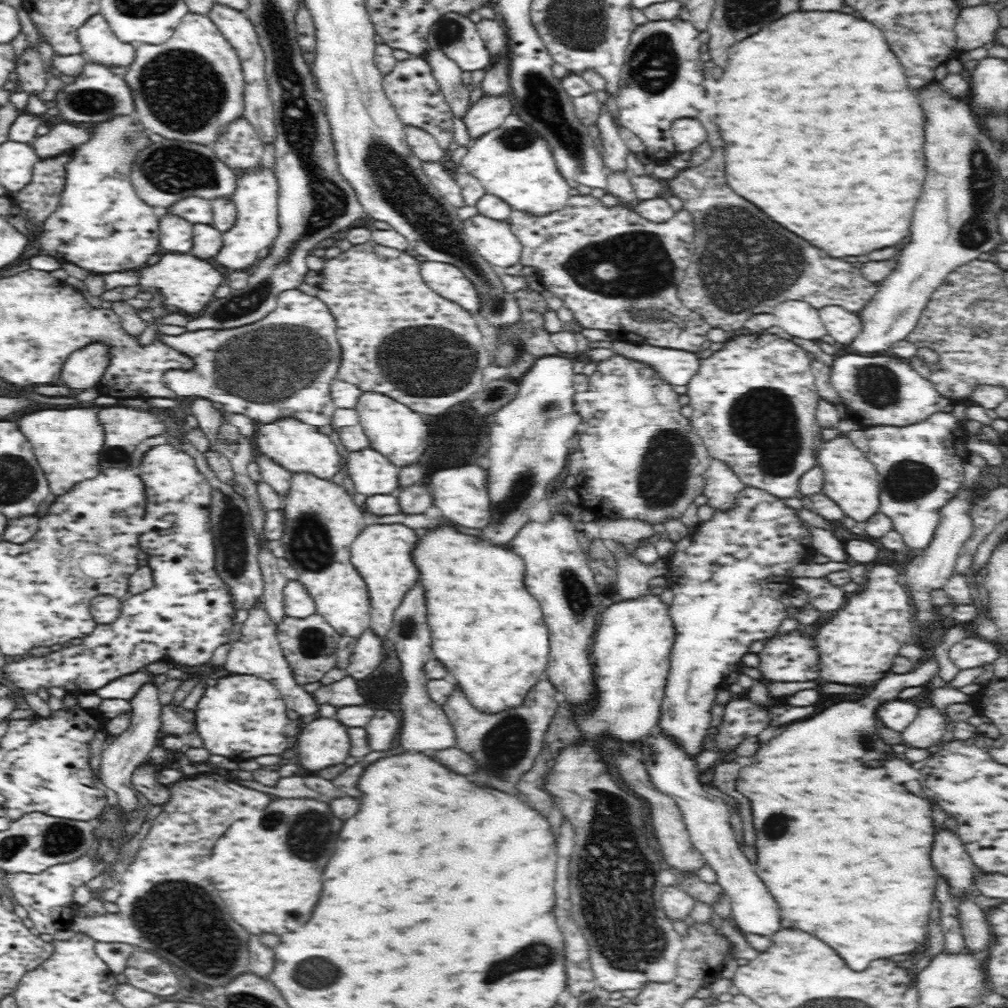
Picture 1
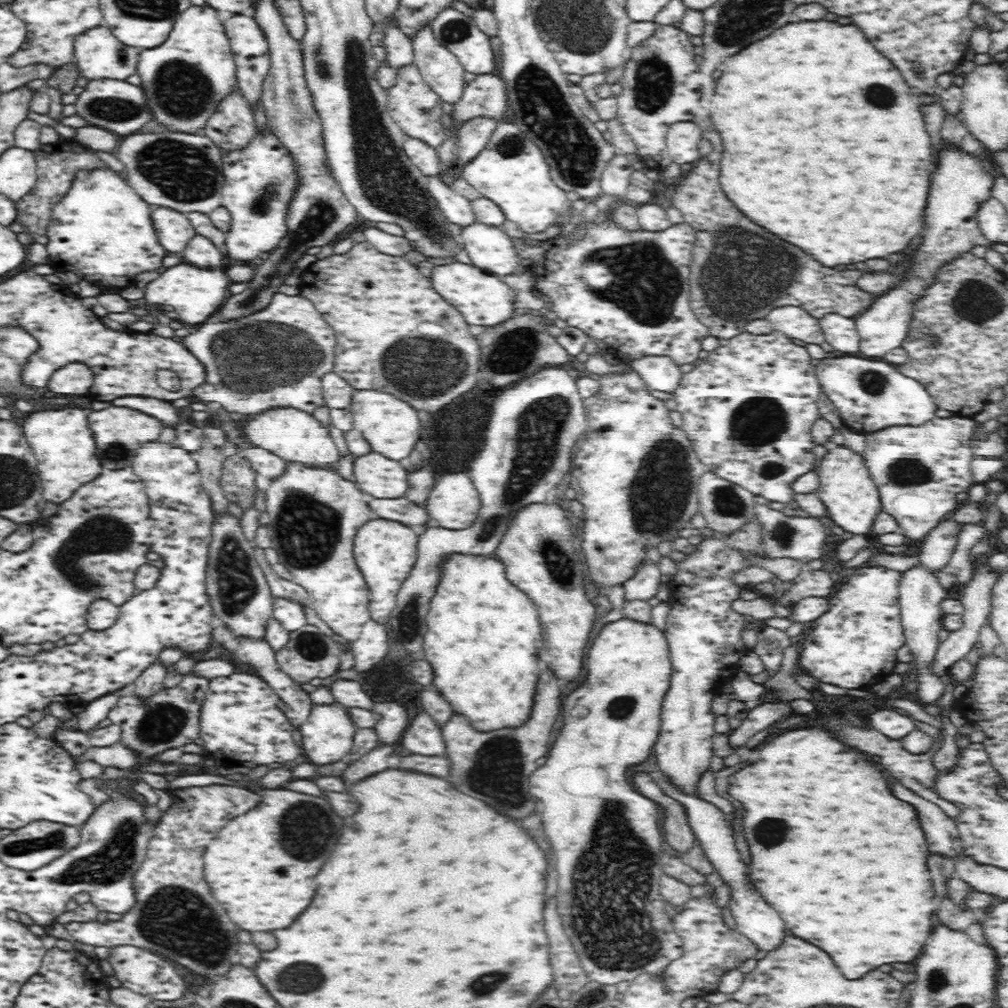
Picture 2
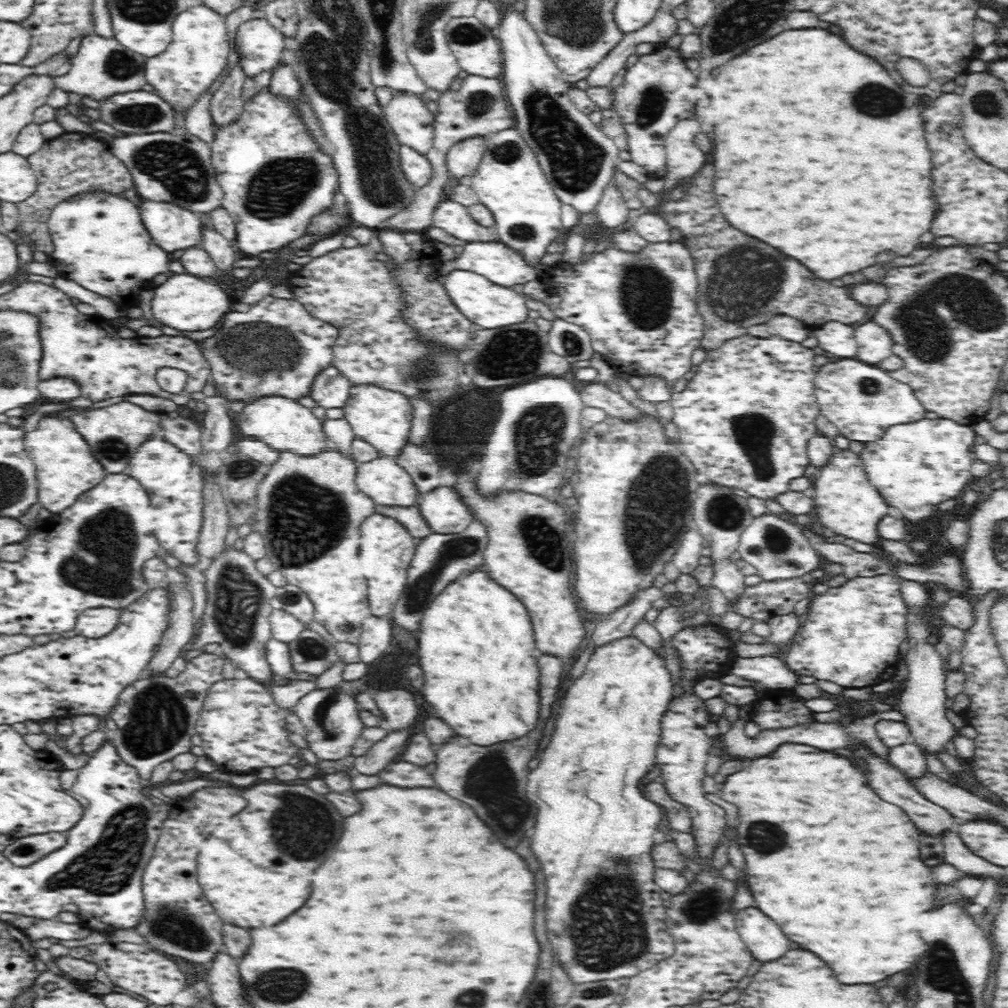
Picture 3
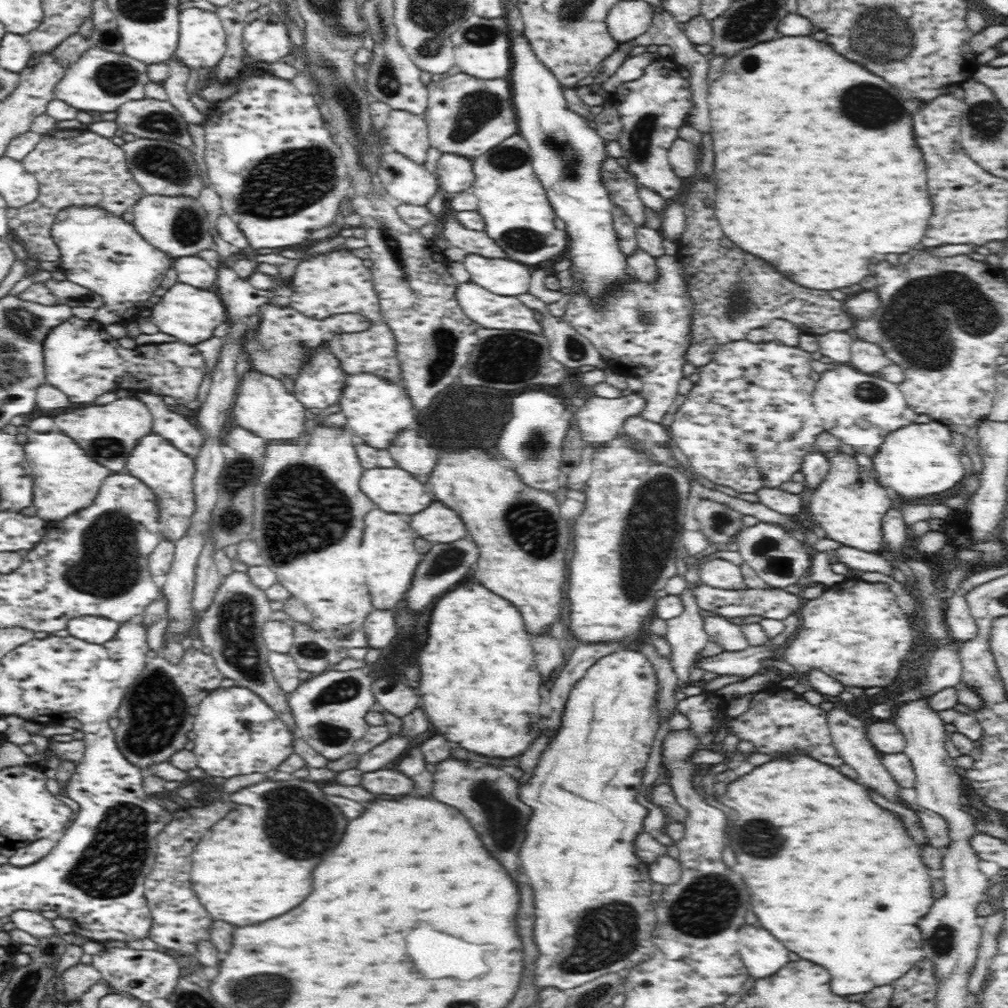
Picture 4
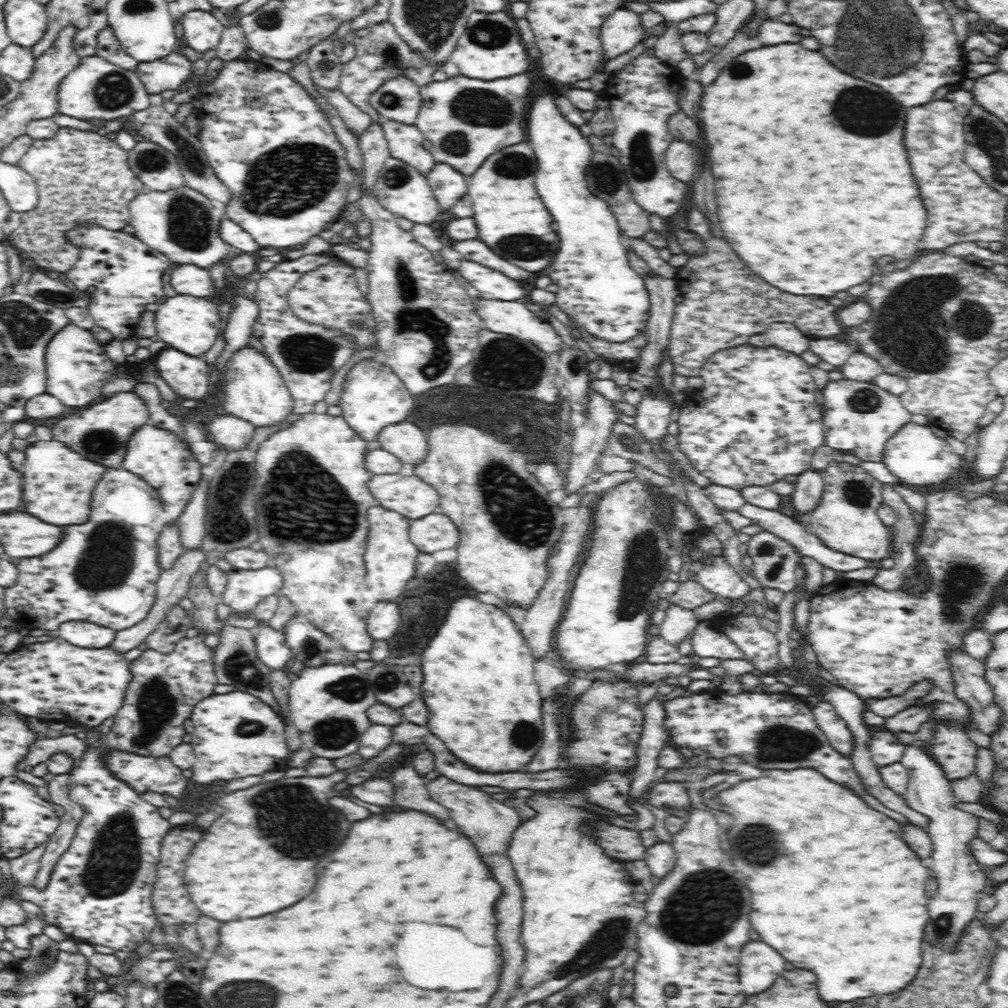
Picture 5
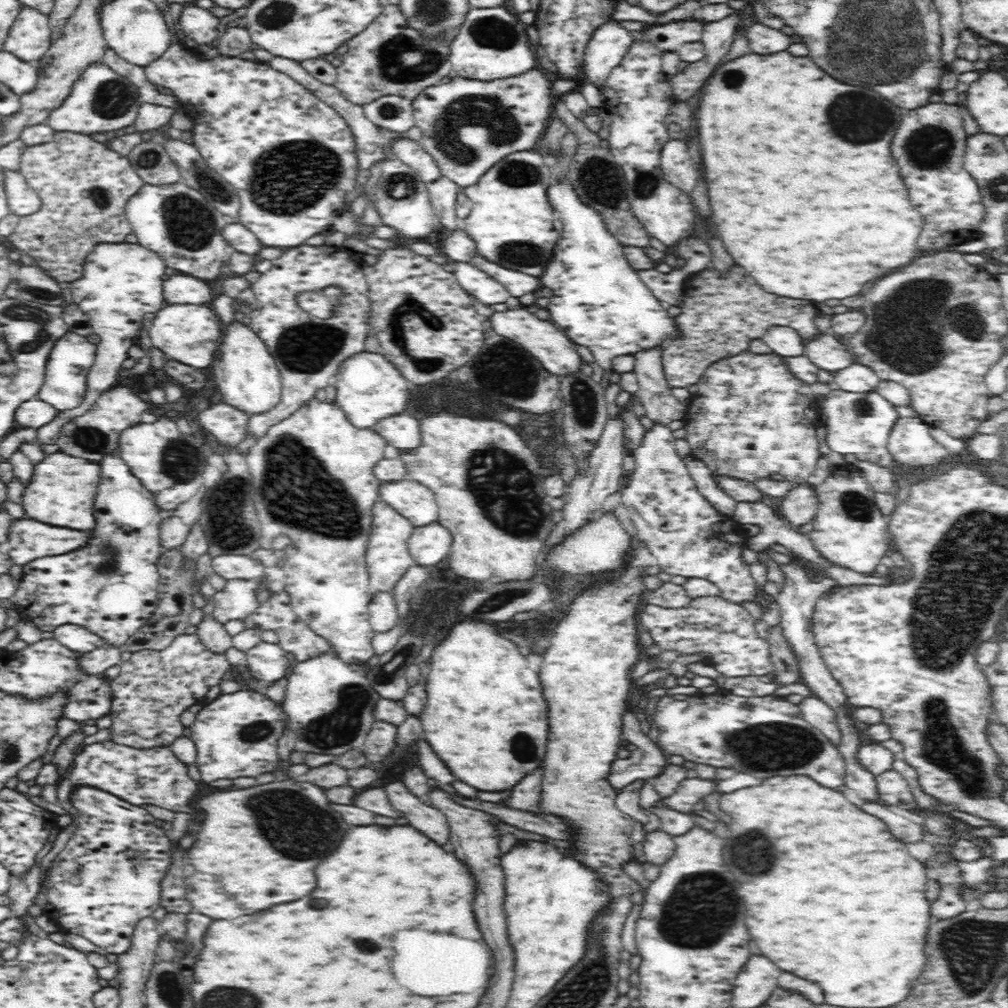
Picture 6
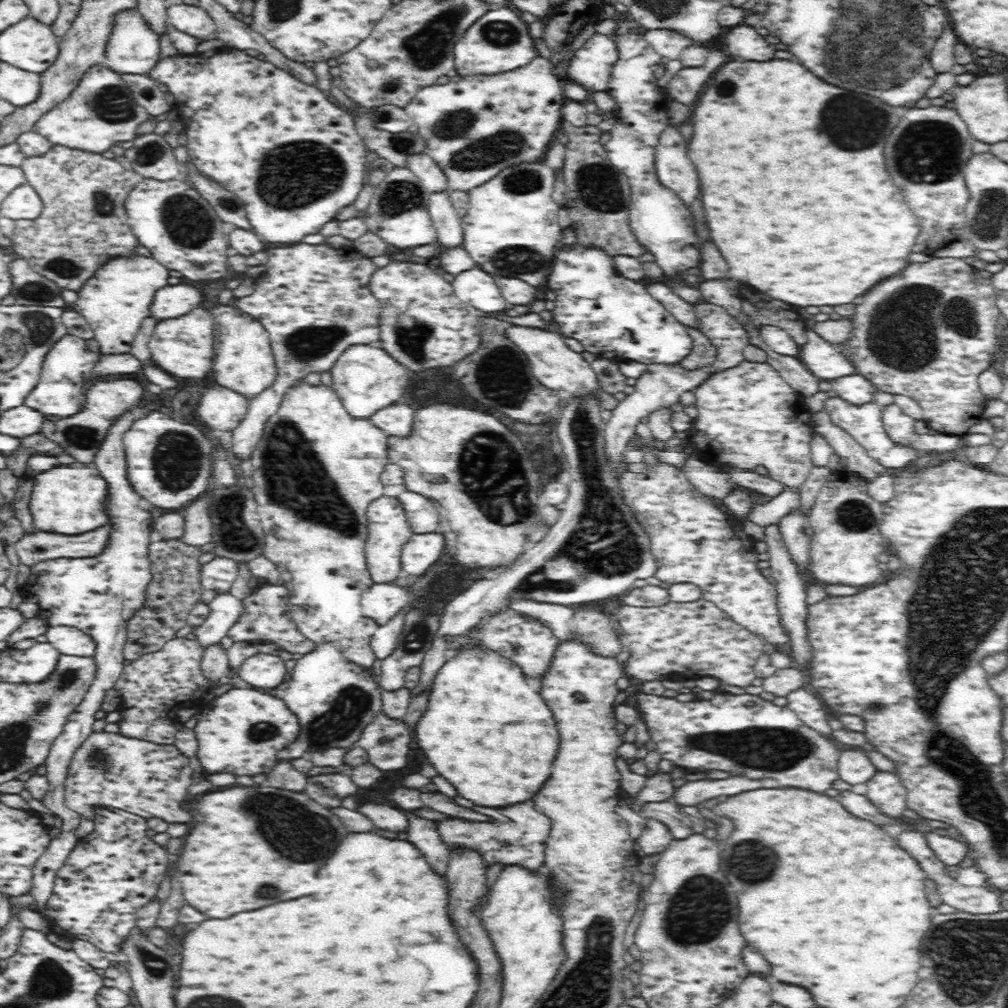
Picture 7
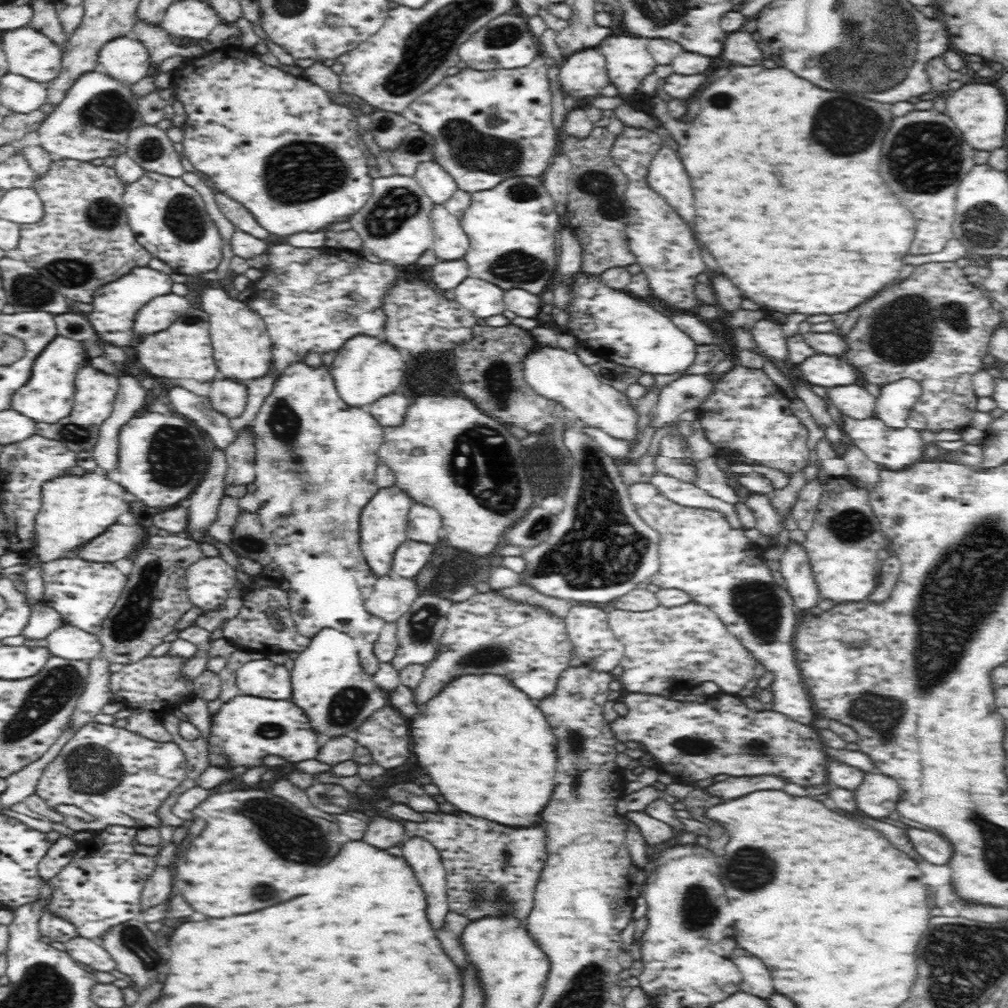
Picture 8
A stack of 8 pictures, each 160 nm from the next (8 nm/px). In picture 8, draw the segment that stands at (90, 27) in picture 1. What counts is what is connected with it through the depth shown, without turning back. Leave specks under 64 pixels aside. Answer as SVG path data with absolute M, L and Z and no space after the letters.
M100 72L86 73L74 82L62 102L38 127L37 135L43 150L49 152L52 160L80 160L82 163L90 164L103 162L108 156L114 156L114 152L122 152L122 146L126 144L130 130L144 124L135 98L129 83L100 74Z

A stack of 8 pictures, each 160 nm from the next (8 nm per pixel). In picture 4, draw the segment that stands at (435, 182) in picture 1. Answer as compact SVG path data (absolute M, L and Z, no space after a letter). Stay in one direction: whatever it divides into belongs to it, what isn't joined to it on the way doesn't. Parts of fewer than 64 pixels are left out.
M454 215L442 222L437 231L440 236L448 240L452 247L462 248L467 254L478 254L490 259L506 256L502 248L490 238L485 230L470 230L460 224Z

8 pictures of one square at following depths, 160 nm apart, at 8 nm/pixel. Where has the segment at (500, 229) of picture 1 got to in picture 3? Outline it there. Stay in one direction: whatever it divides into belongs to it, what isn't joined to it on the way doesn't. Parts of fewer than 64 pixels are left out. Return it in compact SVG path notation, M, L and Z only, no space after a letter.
M472 240L464 245L461 256L450 262L454 262L454 270L480 274L490 283L502 287L526 285L538 278L536 268L531 268L518 252L499 240Z

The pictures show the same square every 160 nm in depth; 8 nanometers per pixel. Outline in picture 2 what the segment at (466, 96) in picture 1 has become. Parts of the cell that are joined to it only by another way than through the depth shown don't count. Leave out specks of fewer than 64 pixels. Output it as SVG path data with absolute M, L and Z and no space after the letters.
M430 26L420 29L411 40L414 49L415 59L413 63L420 69L422 79L432 88L443 102L450 104L457 103L463 95L464 88L464 68L458 57L450 52L446 47L440 46Z

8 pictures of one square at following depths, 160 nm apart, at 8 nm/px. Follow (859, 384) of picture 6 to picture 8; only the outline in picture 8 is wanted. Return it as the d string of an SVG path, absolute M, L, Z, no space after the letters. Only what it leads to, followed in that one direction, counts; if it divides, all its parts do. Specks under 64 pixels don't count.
M862 381L842 387L828 388L828 400L840 410L842 416L868 419L874 416L877 398L870 394Z

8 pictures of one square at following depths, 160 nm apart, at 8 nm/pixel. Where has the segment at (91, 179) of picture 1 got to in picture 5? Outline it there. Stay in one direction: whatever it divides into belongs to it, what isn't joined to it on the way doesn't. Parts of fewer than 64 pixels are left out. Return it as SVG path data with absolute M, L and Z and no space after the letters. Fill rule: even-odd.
M191 10L182 14L185 42L195 52L214 50L220 42L225 26L209 11ZM90 228L86 236L82 236L82 256L74 262L73 268L66 272L66 278L74 284L78 291L86 291L94 288L92 304L88 306L94 322L102 328L106 328L114 339L128 338L136 333L136 324L140 320L142 312L146 311L146 305L160 303L164 298L164 284L162 276L172 268L172 262L161 252L155 251L146 243L143 243L133 234L123 230L110 231L109 228Z

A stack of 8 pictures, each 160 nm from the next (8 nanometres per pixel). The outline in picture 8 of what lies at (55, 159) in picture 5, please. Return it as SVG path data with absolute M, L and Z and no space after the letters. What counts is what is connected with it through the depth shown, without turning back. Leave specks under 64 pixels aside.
M69 159L52 160L50 168L32 180L32 188L43 202L45 215L38 222L19 226L17 248L28 266L54 282L66 300L92 303L98 289L118 281L134 268L148 267L153 256L136 242L124 212L123 196L127 186L116 171L103 162L90 164Z

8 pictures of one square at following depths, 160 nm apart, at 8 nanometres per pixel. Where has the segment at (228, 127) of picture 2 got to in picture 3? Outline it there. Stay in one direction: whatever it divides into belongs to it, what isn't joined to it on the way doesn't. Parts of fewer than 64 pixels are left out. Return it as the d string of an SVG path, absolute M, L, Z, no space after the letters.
M240 65L234 66L226 78L220 80L220 86L210 98L209 109L212 120L218 125L230 124L242 114L242 86L247 77Z

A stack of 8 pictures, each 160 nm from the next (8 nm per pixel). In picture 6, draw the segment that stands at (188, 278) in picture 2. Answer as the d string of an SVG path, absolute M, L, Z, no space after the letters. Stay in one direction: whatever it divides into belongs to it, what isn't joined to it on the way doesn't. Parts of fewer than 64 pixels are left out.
M165 305L155 318L151 320L149 336L152 345L162 352L168 359L177 360L178 363L188 367L207 370L214 360L214 352L218 350L222 337L220 321L214 310L204 305Z

